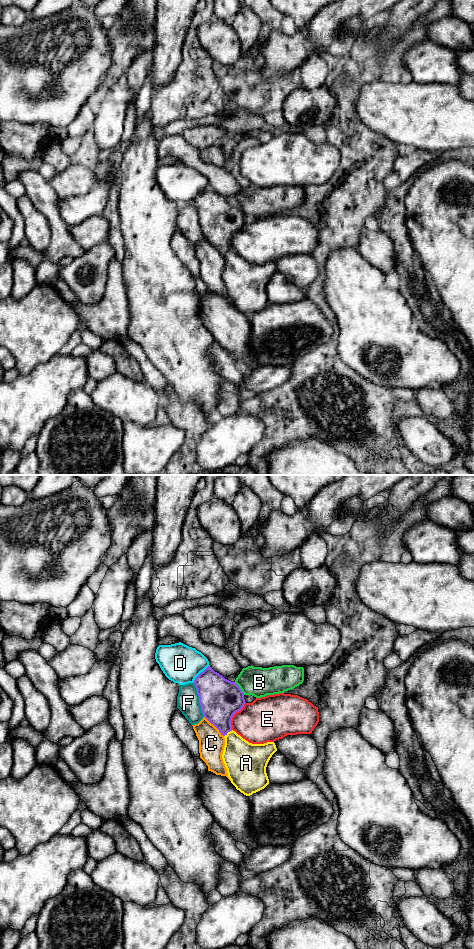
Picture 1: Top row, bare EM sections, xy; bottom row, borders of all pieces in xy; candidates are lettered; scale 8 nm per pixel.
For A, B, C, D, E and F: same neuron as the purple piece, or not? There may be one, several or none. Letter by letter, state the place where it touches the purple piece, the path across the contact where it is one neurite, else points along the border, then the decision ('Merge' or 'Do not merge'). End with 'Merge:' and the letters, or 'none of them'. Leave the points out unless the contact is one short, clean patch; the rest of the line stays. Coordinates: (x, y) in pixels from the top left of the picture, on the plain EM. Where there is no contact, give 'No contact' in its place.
A: Touches purple at xy (228, 251). Do not merge
B: Touches purple at xy (239, 208). Do not merge
C: Touches purple at xy (214, 245). Merge
D: Touches purple at xy (200, 193). Boundary: xy (209, 185), (193, 202). Do not merge
E: Touches purple at xy (233, 234). Do not merge
F: Touches purple at xy (199, 220). Do not merge
Merge: C

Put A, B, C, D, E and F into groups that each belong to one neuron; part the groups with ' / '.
A / B / C / D / E / F

